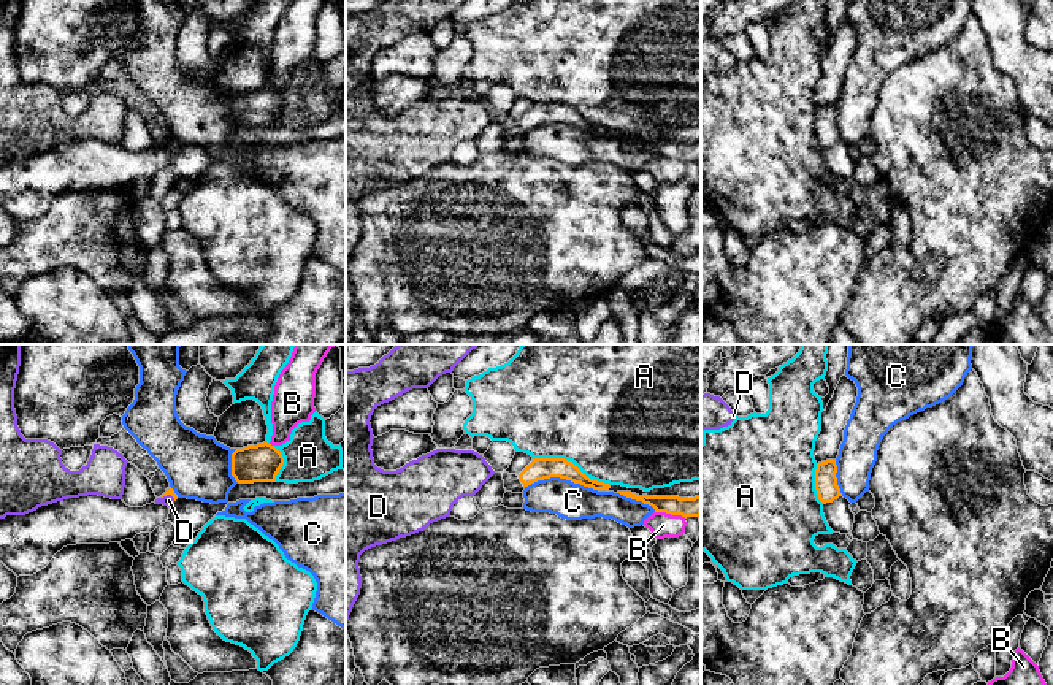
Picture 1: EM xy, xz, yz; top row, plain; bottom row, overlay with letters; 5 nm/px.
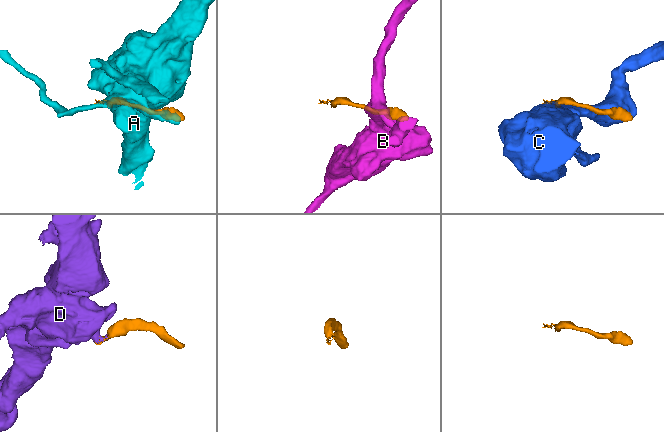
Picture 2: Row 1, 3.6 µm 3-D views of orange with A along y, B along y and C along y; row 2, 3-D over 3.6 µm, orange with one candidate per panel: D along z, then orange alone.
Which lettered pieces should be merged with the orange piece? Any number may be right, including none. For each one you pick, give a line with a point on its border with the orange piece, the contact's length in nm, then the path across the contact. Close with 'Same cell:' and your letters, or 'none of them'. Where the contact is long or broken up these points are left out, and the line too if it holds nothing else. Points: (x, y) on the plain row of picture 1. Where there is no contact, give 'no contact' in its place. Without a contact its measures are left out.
D: contact xy (168, 138); length 70 nm; way xy (168, 137), (168, 138), (168, 145)
Same cell: D

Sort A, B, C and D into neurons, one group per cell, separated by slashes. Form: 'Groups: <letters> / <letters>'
Groups: A / B / C / D

